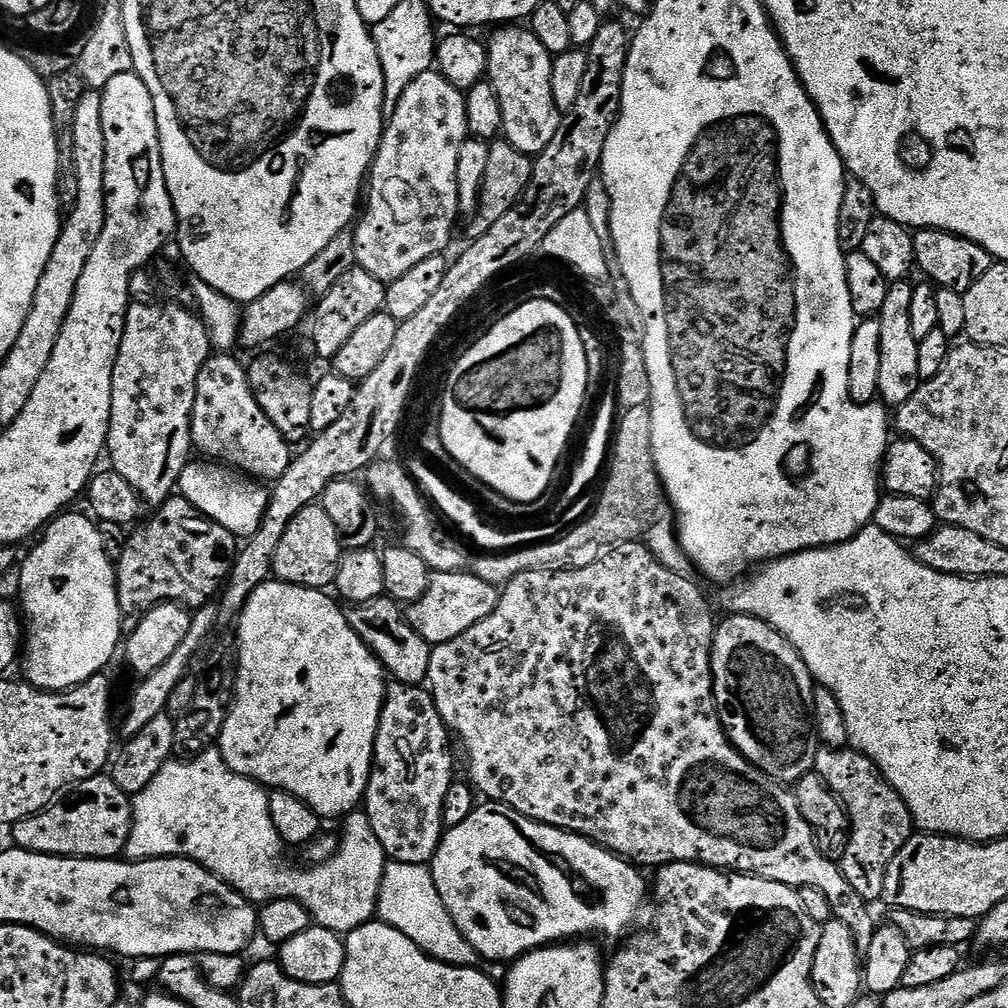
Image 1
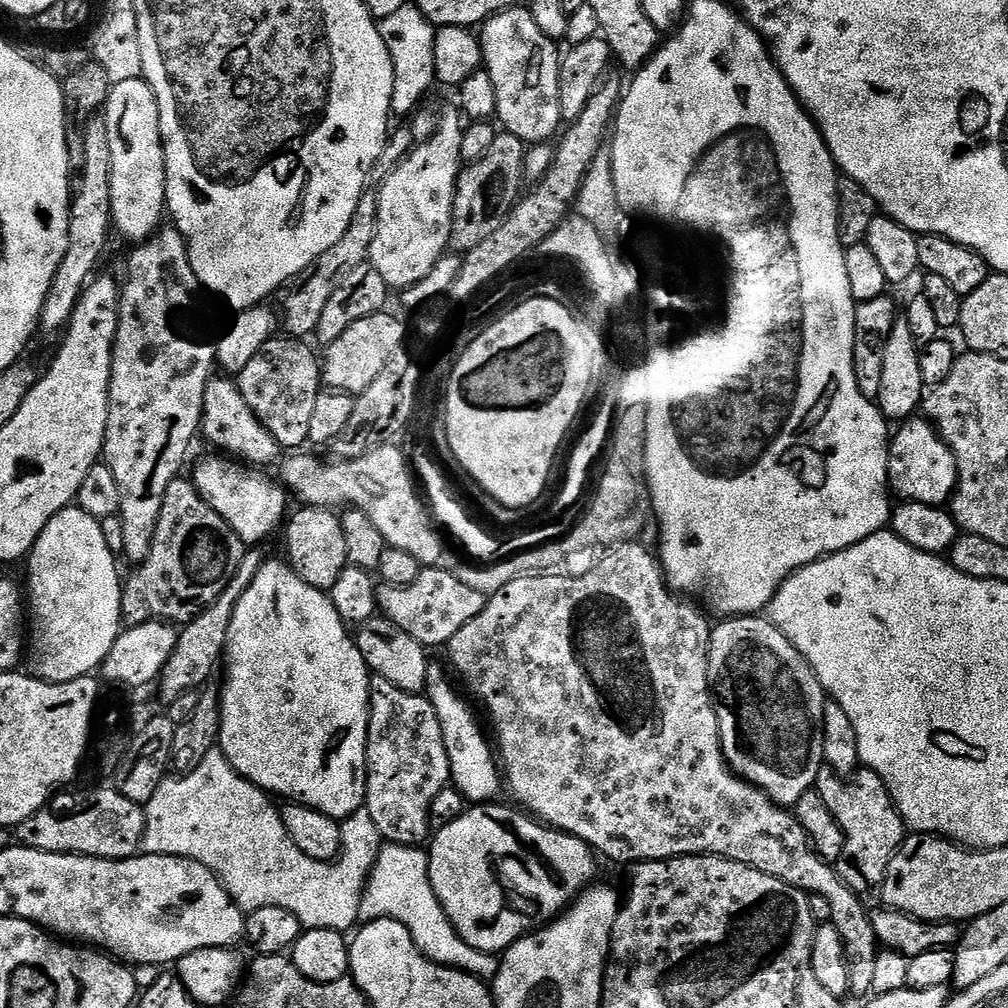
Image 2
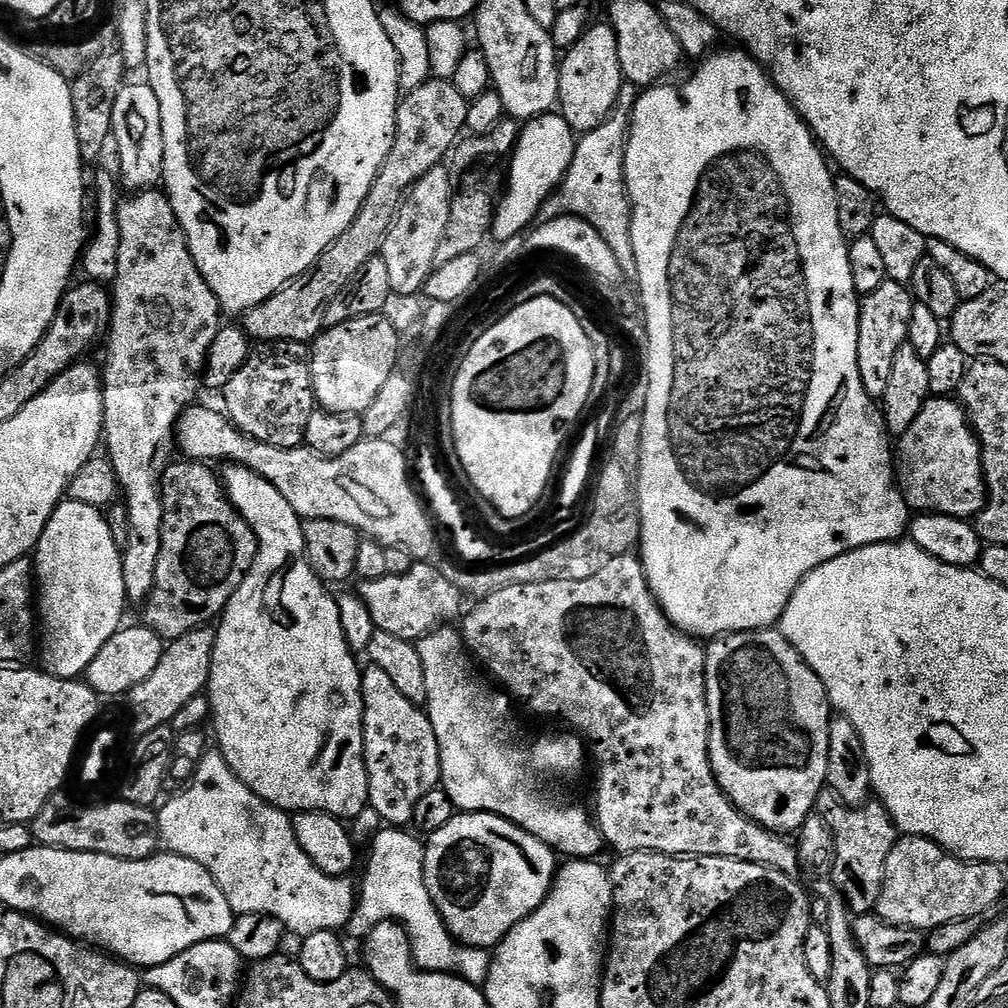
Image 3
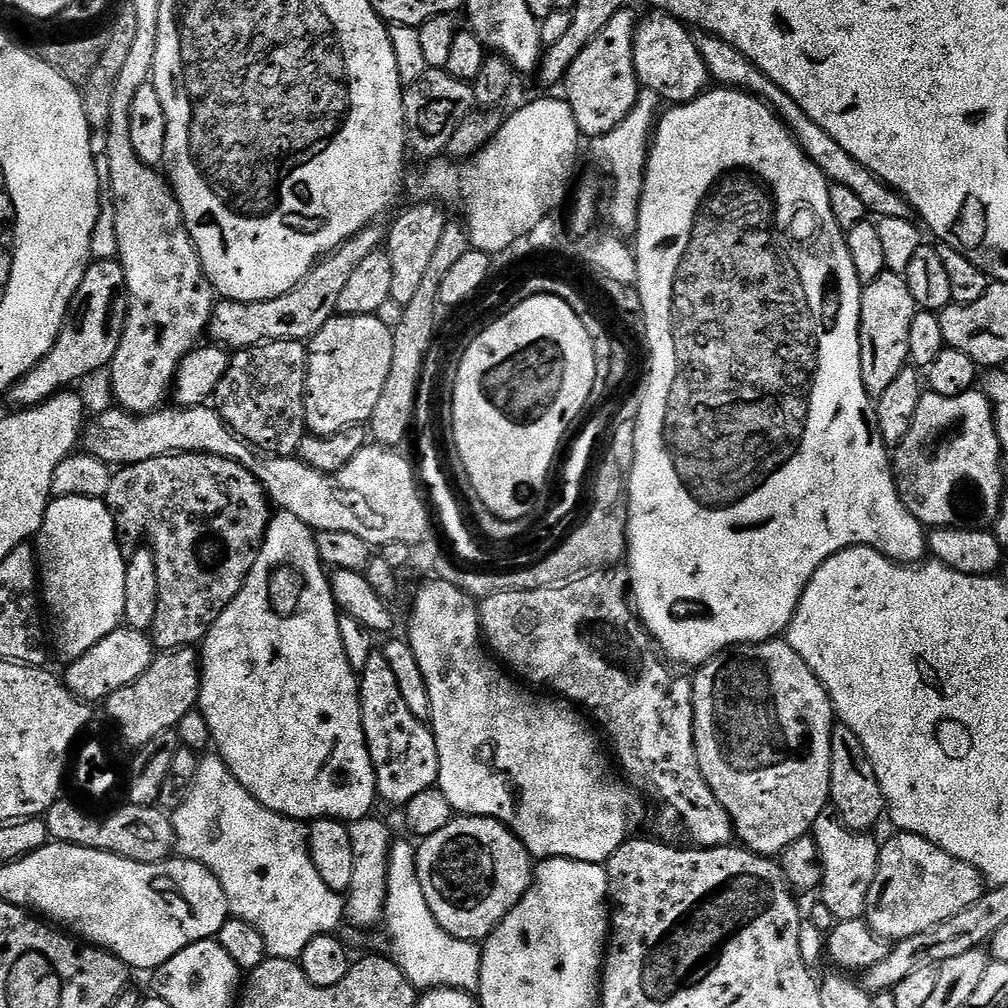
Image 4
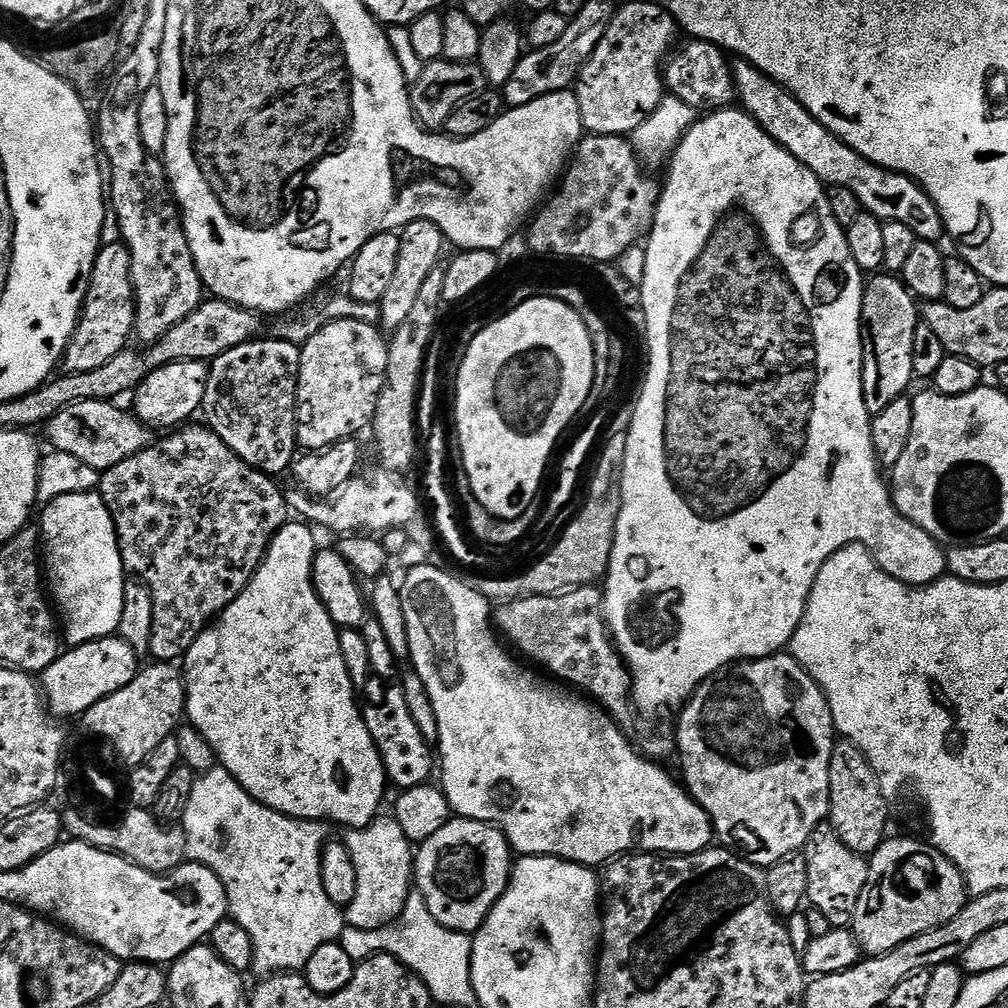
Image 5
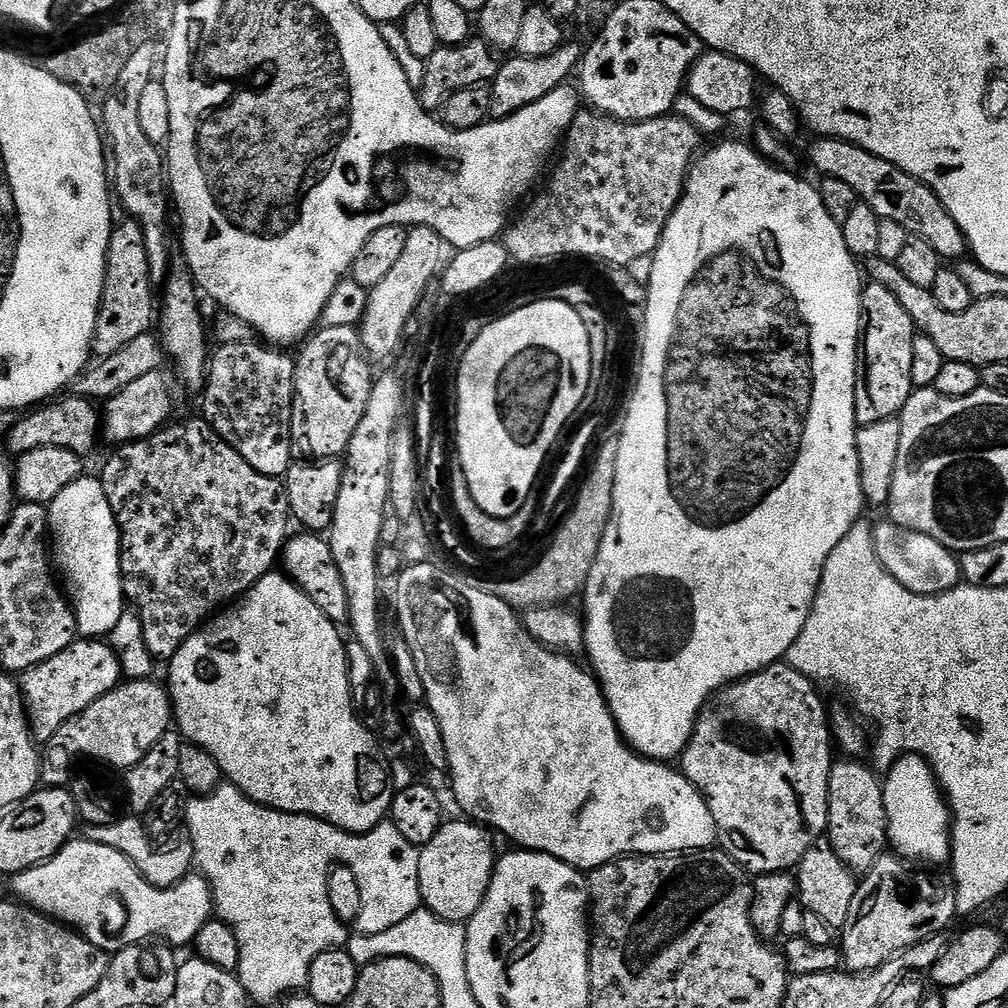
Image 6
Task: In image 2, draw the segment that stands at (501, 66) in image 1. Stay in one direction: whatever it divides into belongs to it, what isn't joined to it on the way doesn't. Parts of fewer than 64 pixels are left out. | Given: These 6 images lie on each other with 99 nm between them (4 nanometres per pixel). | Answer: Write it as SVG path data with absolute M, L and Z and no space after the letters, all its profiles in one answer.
M527 7L507 8L494 14L484 21L478 35L484 55L483 71L490 74L494 94L498 94L495 119L499 127L522 138L528 146L551 141L551 136L555 137L562 128L558 102L562 52L556 49L557 41L538 30Z

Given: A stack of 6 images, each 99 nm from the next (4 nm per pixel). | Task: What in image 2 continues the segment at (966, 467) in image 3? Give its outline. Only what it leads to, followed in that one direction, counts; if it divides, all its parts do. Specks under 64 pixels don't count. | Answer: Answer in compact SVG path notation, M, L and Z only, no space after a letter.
M909 418L903 421L900 428L895 429L894 435L891 437L888 445L888 483L891 491L900 495L899 499L904 502L914 504L934 504L944 506L951 501L952 494L956 490L957 468L956 458L952 453L952 449L944 445L940 439L939 432L927 419Z

